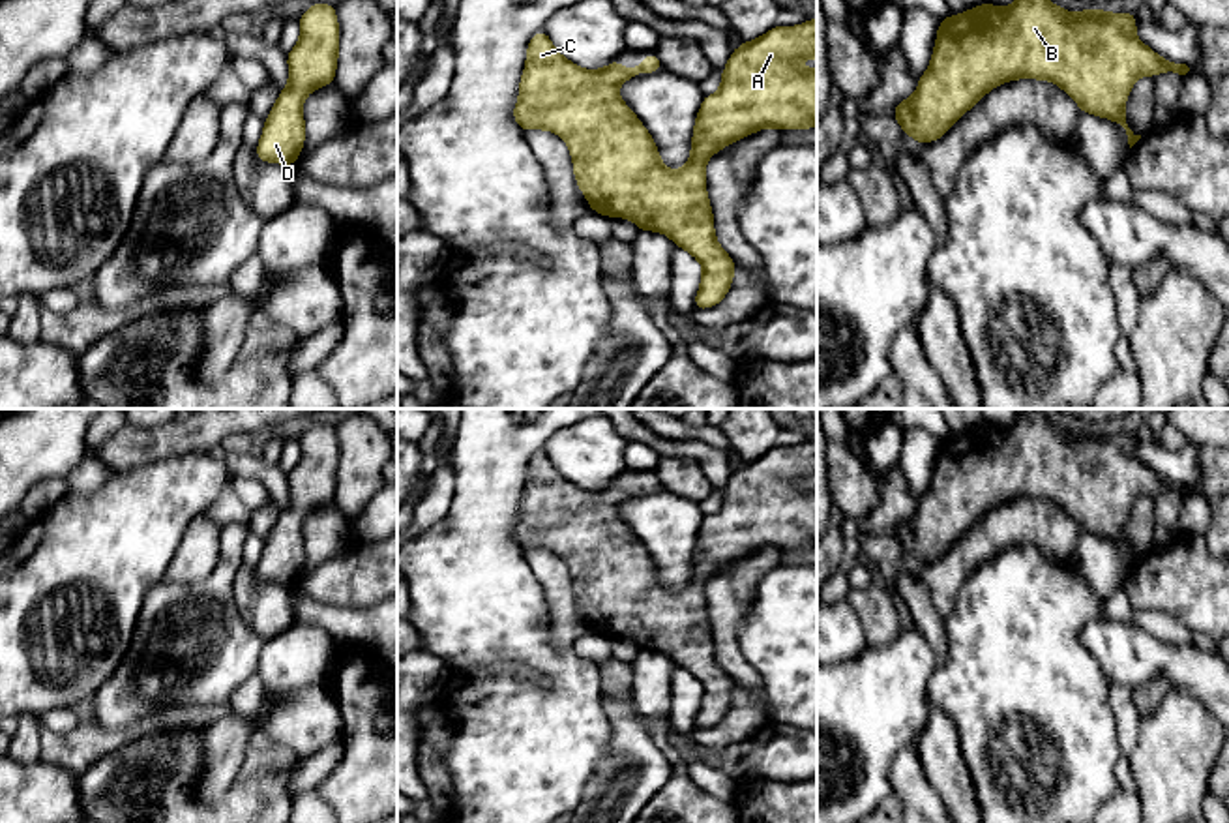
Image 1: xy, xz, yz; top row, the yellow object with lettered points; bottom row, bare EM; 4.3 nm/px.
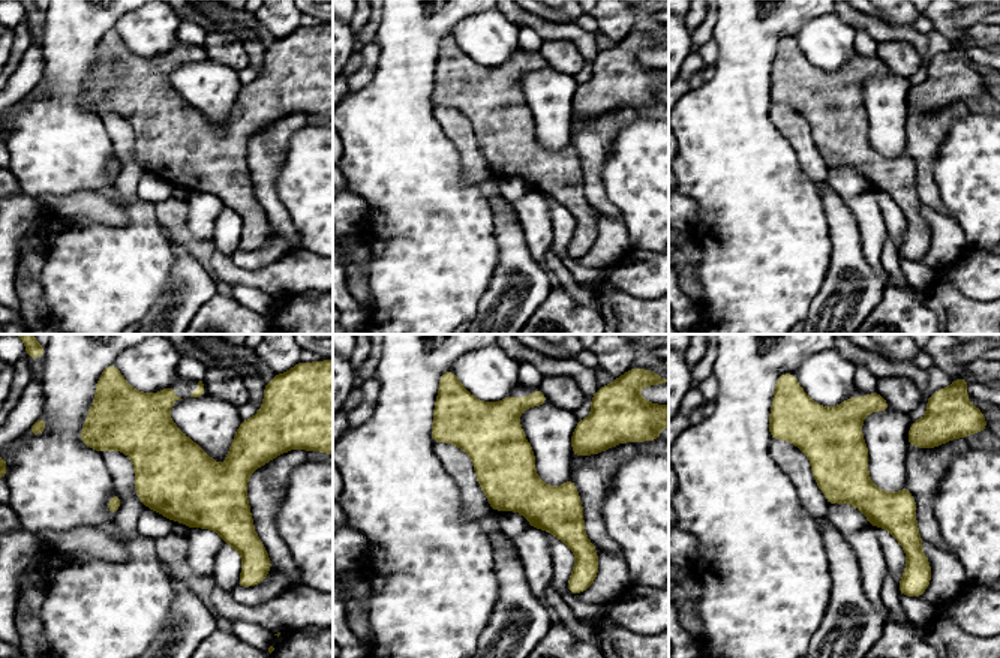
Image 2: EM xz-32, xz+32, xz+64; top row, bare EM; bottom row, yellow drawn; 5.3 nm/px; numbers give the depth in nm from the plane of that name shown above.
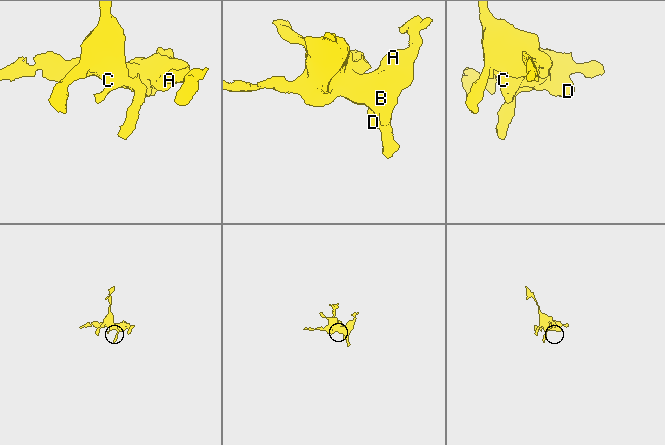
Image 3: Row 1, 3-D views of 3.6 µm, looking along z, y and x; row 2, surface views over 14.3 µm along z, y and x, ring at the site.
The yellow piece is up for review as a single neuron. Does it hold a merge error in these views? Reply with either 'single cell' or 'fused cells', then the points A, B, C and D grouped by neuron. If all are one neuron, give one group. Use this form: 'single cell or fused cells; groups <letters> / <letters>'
single cell; groups A B C D

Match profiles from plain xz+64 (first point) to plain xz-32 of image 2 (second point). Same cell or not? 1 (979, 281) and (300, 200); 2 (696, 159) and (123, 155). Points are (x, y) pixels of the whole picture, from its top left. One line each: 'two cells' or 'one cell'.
1: two cells
2: two cells

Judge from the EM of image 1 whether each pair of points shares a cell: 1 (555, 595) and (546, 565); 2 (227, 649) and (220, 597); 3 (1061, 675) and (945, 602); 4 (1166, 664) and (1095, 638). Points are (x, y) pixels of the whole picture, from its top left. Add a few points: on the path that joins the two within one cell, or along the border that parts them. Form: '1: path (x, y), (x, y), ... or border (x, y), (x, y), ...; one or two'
1: path (555, 587), (553, 572); one
2: path (220, 636), (220, 610); one
3: border (975, 568), (962, 585), (954, 610), (945, 619); two
4: path (1149, 658), (1128, 657), (1111, 643); one

